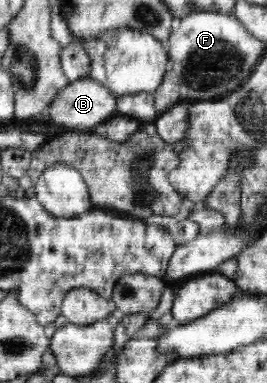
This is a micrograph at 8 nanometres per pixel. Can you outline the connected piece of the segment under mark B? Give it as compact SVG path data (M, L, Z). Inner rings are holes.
M87 77L65 86L49 106L49 115L53 115L57 122L59 119L65 121L65 127L70 131L91 131L91 128L98 123L104 123L108 118L115 116L116 99L116 96L107 87Z

